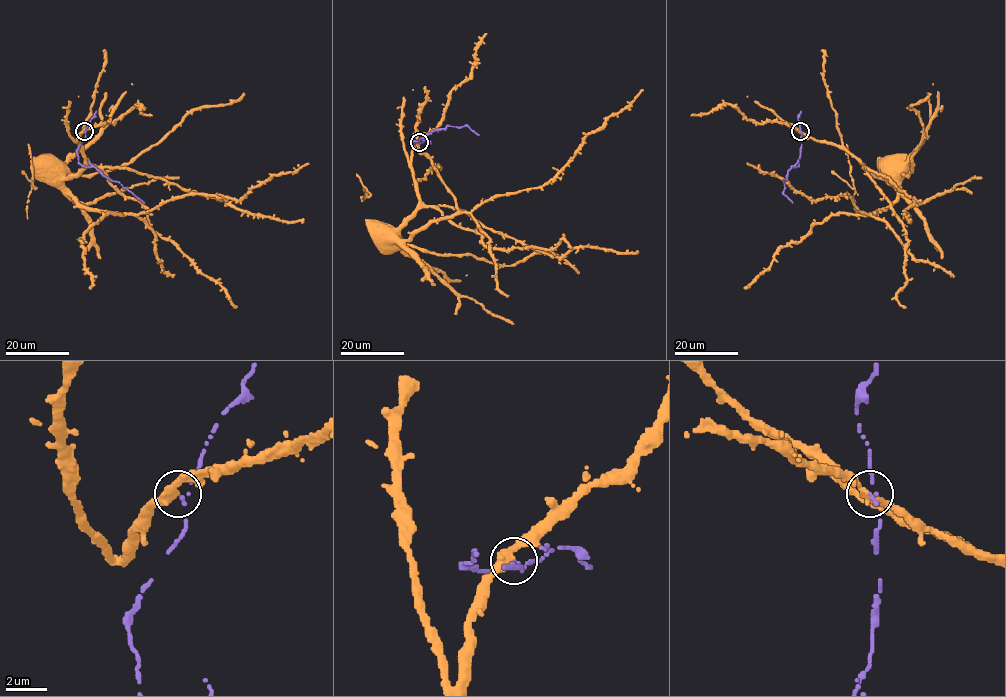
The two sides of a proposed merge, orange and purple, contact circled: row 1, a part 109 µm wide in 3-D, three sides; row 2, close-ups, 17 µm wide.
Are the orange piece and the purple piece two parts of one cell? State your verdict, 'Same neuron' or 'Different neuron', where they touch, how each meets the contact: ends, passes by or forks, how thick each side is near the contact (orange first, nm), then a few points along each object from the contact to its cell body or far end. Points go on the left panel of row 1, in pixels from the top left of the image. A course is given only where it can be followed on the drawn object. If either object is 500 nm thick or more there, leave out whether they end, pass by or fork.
Different neuron. Place: (84, 131). At the ring orange passes by. At the ring purple passes by. Thickness 360 nm (orange) against 130 nm. Course of orange: (84, 131), (85, 165), (62, 186), (112, 213), (186, 194), (239, 200), (307, 163). Course of purple: (84, 131), (85, 136), (77, 150), (78, 163), (87, 167), (94, 167), (144, 202)

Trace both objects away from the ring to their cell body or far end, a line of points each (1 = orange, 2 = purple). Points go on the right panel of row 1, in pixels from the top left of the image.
1: (800, 131), (844, 147), (890, 182), (897, 198), (867, 214), (848, 194), (812, 200), (747, 163)
2: (800, 131), (798, 163), (796, 167), (791, 167), (783, 181), (783, 194), (792, 202)

